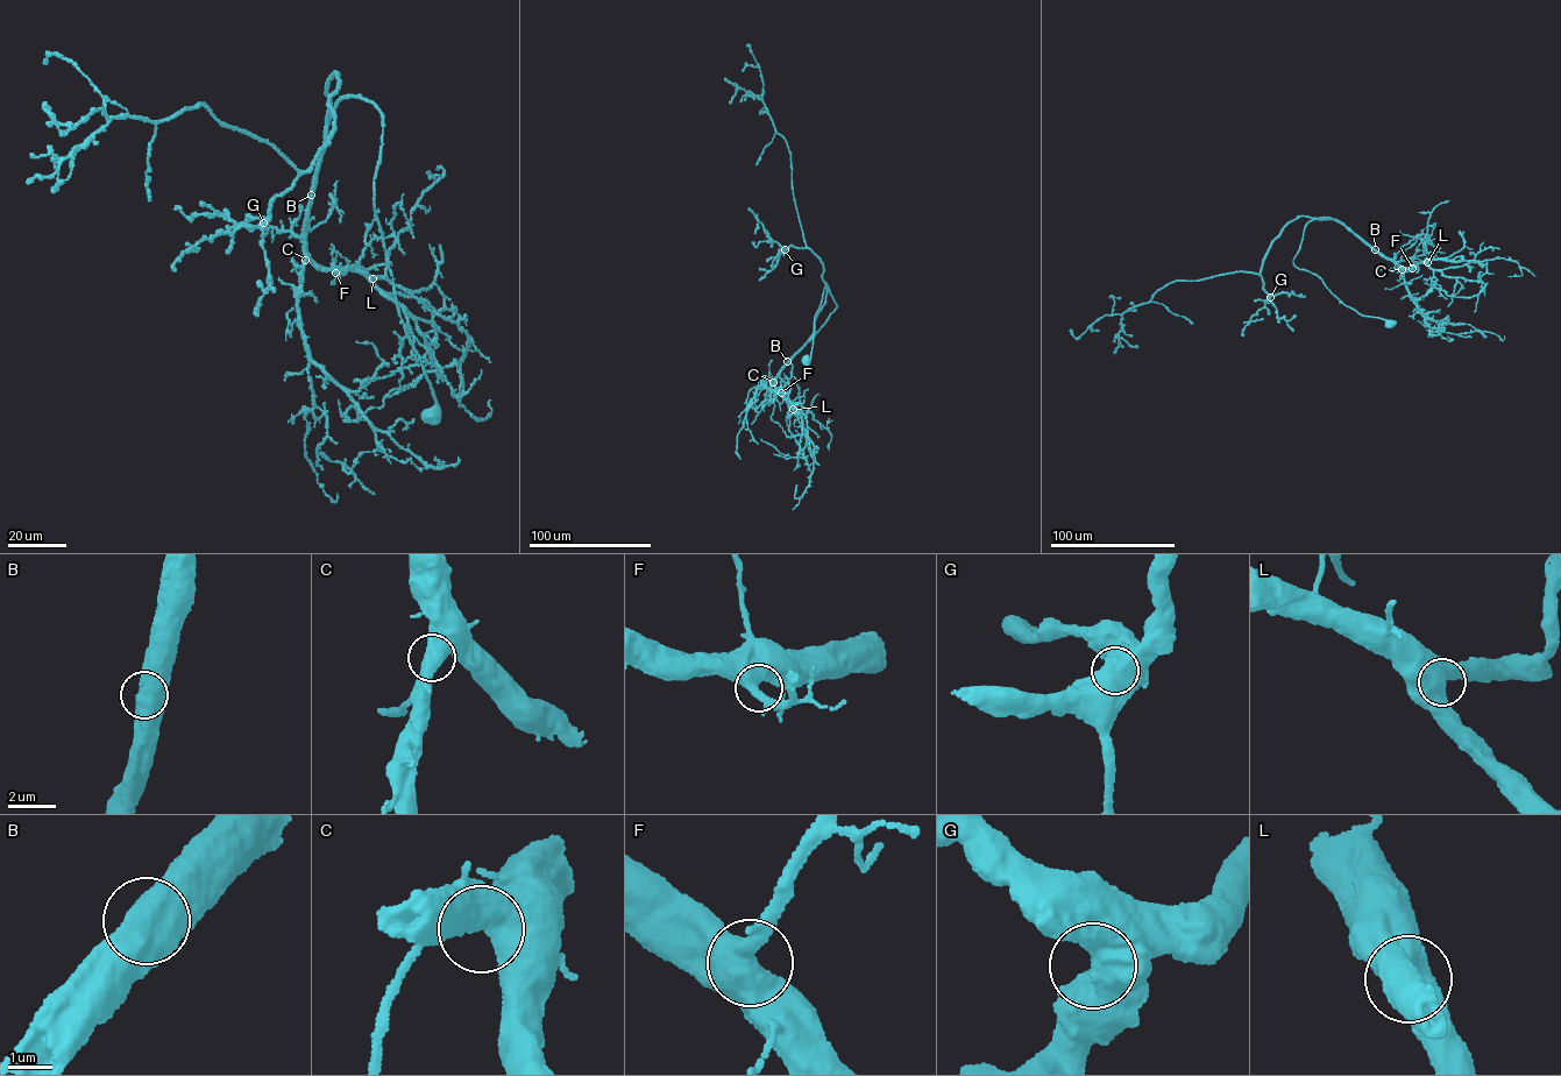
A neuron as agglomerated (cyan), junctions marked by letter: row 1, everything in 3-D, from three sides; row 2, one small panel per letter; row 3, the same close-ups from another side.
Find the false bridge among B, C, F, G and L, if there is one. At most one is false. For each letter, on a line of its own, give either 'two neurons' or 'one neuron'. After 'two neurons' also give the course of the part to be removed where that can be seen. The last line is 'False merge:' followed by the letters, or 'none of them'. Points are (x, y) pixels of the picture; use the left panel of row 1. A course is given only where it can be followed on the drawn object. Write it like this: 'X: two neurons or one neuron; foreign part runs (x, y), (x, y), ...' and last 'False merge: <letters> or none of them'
B: one neuron
C: one neuron
F: one neuron
G: one neuron
L: one neuron
False merge: none of them

